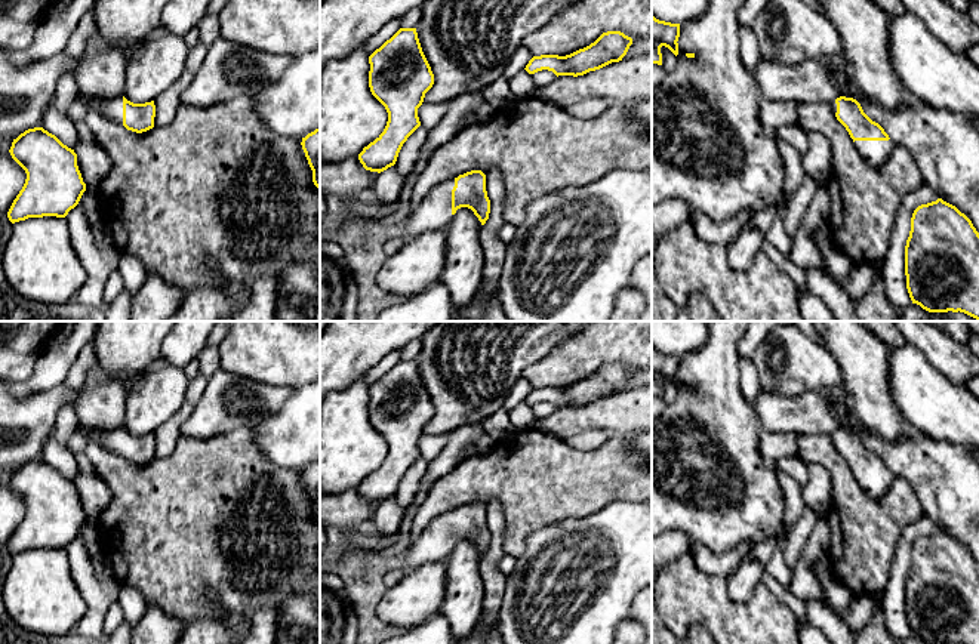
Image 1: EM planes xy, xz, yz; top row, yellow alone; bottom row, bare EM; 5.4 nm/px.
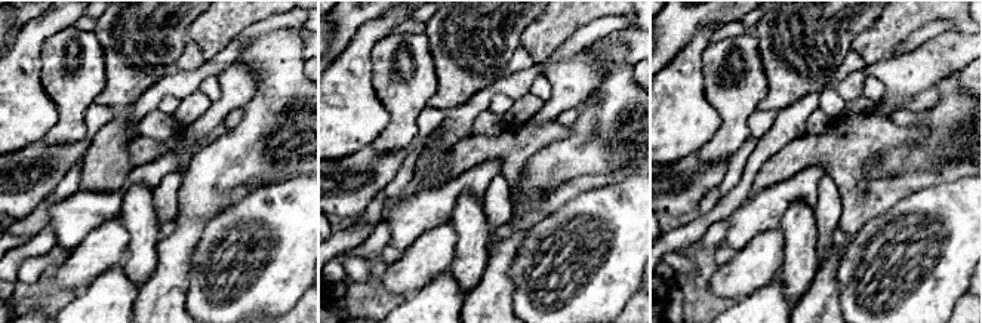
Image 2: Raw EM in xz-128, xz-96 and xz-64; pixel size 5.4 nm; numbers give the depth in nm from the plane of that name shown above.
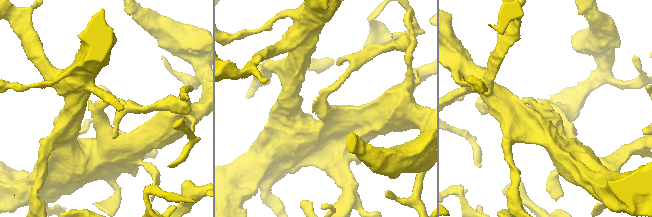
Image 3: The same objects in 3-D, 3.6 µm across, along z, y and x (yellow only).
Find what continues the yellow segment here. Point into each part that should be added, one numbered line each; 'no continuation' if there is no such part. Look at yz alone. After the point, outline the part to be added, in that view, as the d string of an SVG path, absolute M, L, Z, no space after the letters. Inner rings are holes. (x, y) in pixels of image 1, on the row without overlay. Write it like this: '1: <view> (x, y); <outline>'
1: yz (876, 484); M892 471L889 472L855 472L855 478L858 480L859 486L871 497L877 499L890 489L896 475Z

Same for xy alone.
1: xy (111, 440); M81 425L78 431L84 432L89 440L95 440L107 450L123 456L123 428L116 429L86 429Z

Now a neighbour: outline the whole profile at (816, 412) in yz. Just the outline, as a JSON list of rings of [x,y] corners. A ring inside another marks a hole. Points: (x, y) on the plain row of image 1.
[[[844,385],[782,395],[760,391],[754,403],[761,431],[831,435],[844,426],[850,410]]]

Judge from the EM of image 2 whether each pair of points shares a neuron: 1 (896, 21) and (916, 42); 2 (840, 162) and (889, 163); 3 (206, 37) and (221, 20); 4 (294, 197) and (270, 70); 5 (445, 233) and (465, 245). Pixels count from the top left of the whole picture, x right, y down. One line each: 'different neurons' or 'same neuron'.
1: different neurons
2: different neurons
3: same neuron
4: different neurons
5: different neurons

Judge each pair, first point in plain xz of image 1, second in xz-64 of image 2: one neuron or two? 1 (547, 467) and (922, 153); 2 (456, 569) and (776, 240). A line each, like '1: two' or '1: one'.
1: two
2: two

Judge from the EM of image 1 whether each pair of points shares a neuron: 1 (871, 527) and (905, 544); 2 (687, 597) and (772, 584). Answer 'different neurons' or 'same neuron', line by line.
1: different neurons
2: different neurons

